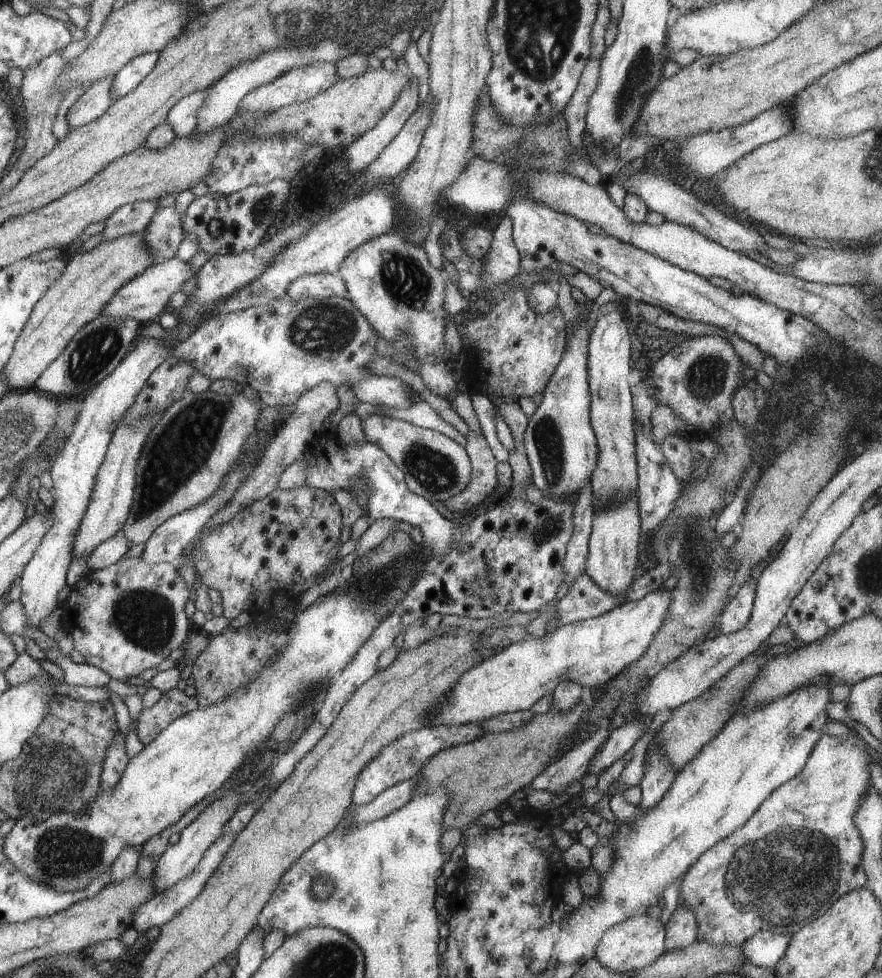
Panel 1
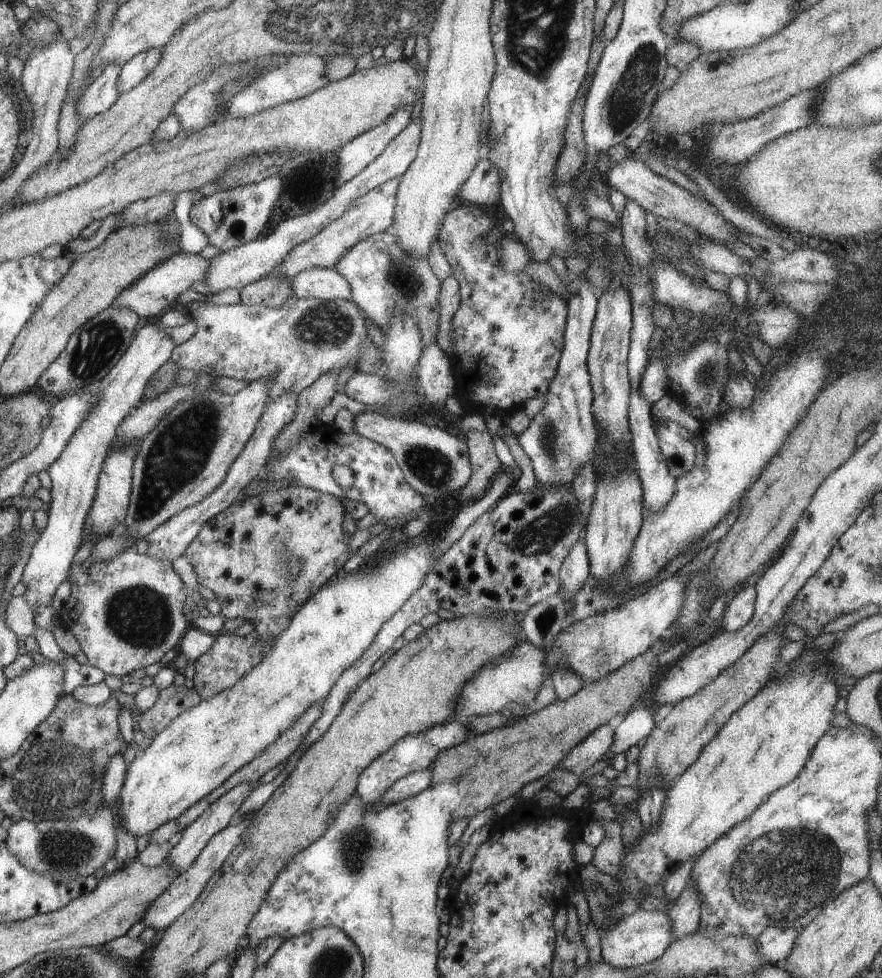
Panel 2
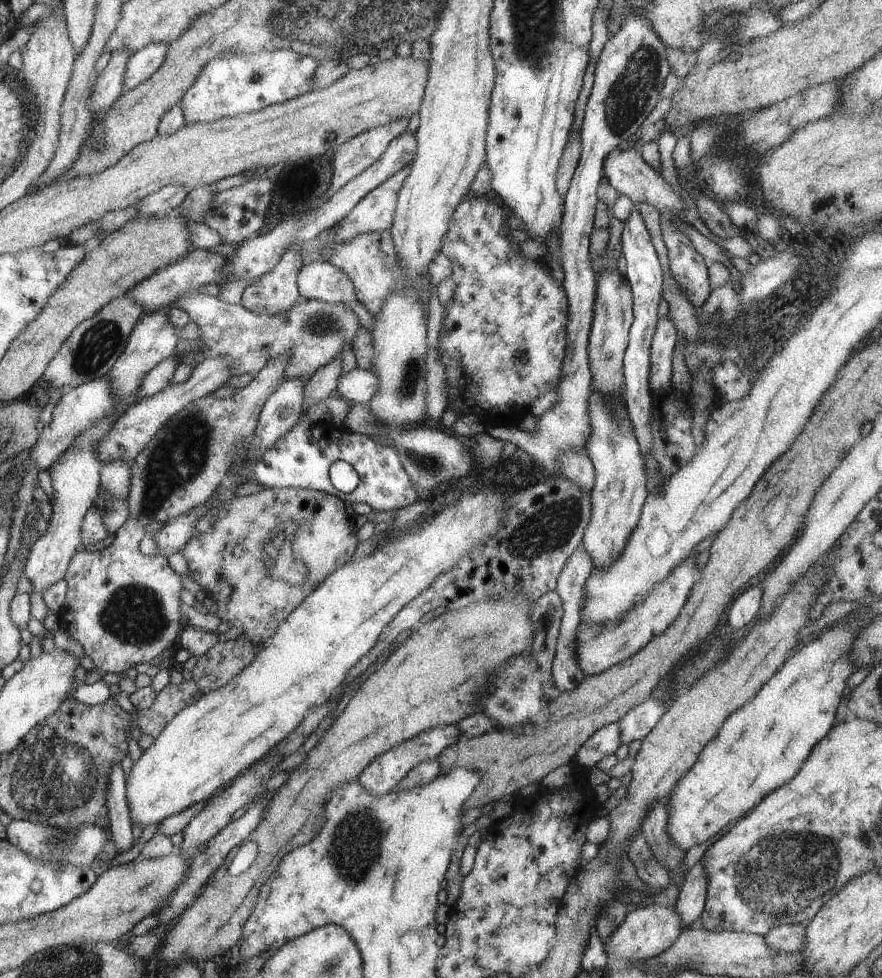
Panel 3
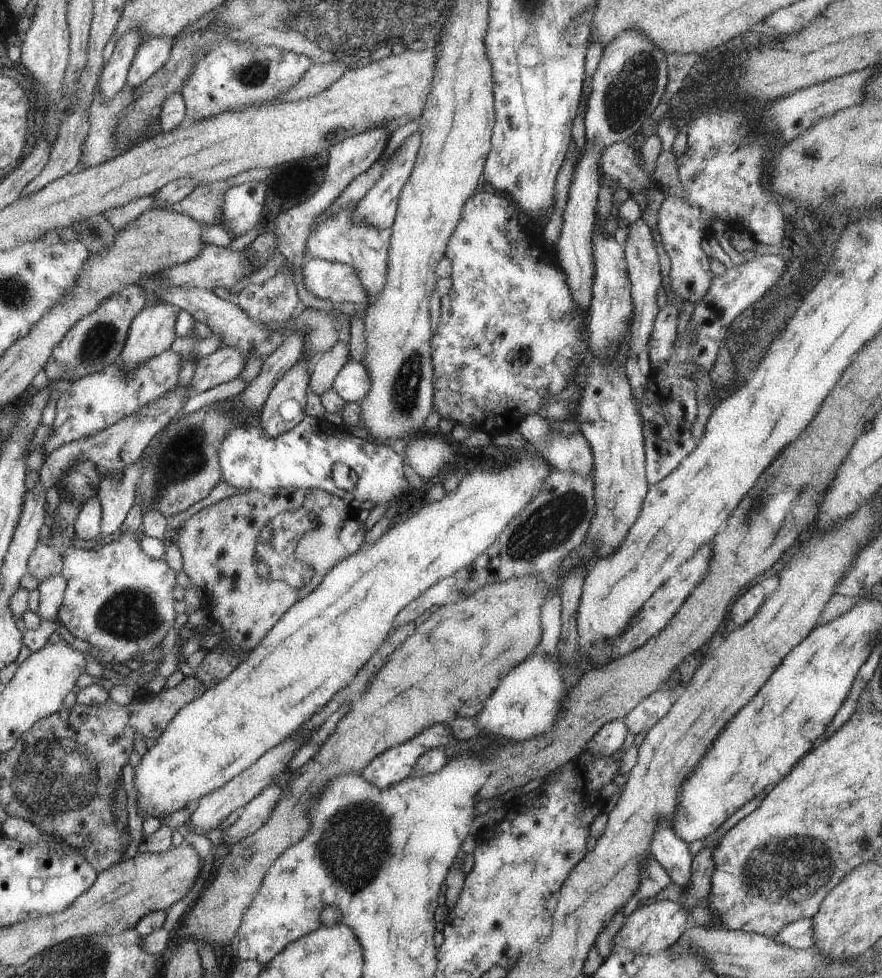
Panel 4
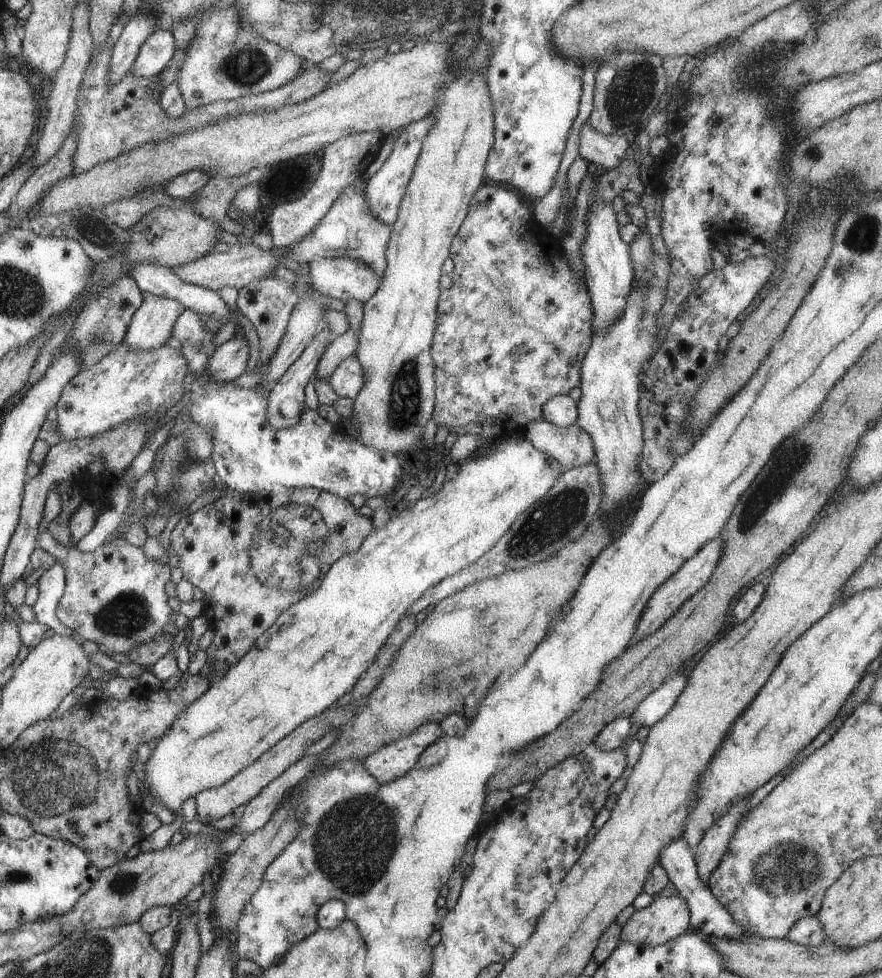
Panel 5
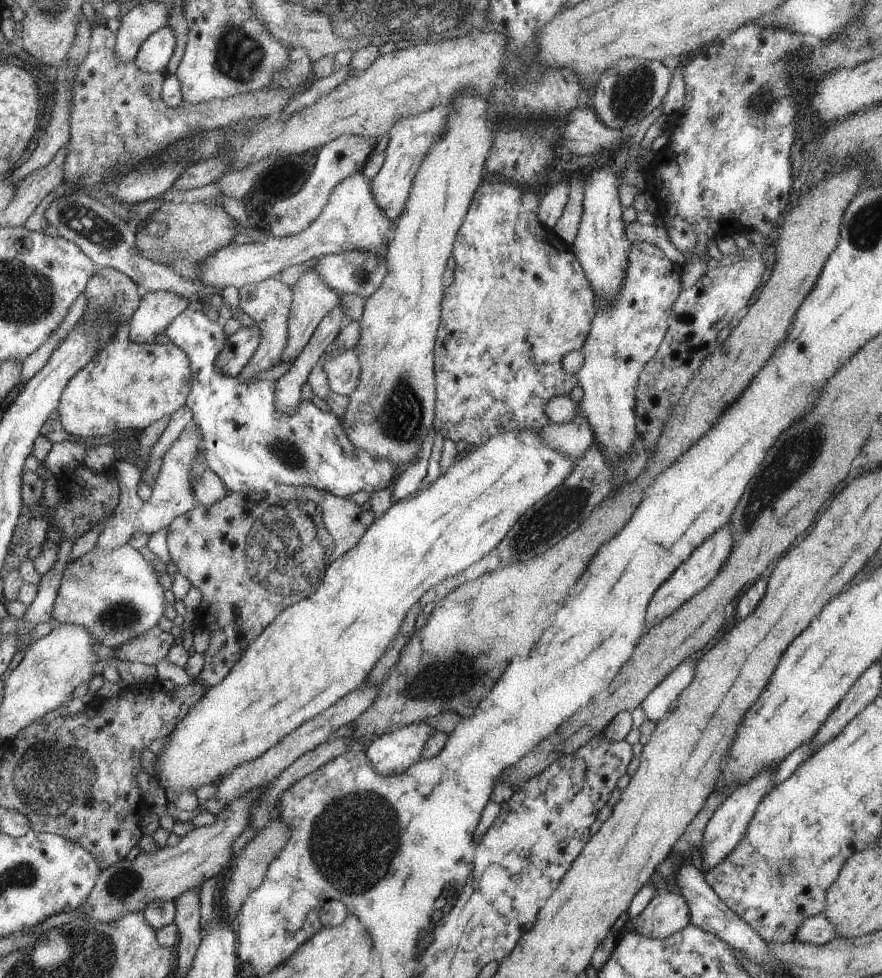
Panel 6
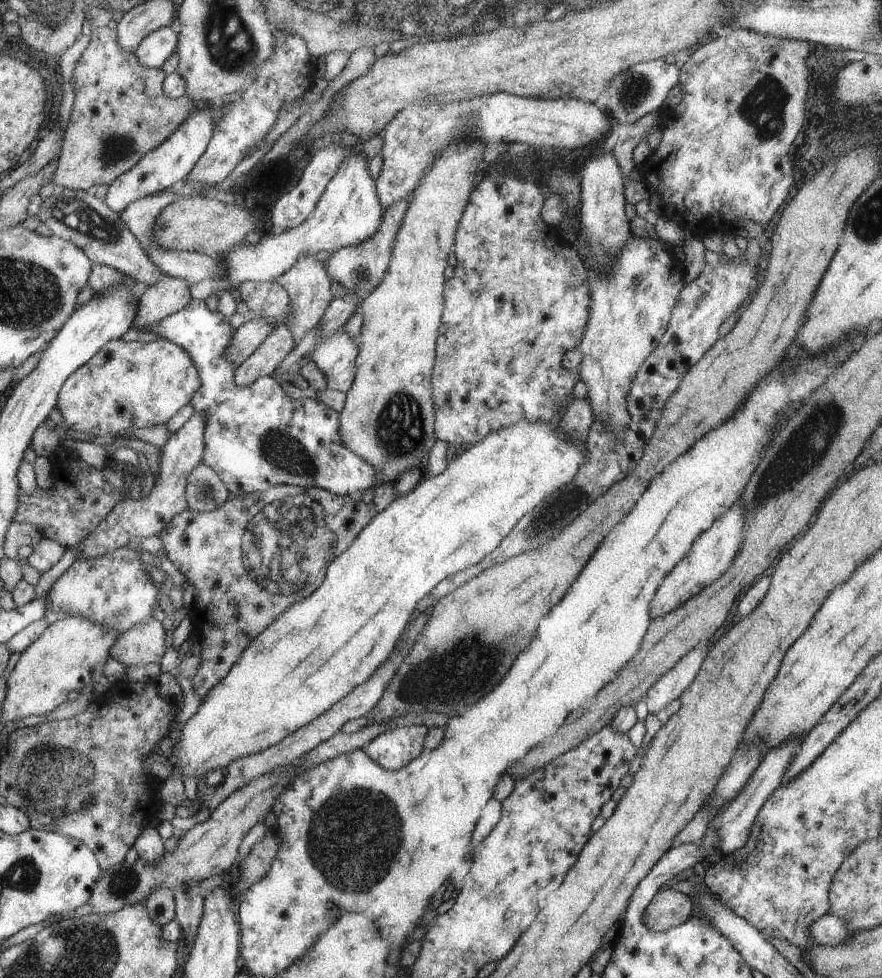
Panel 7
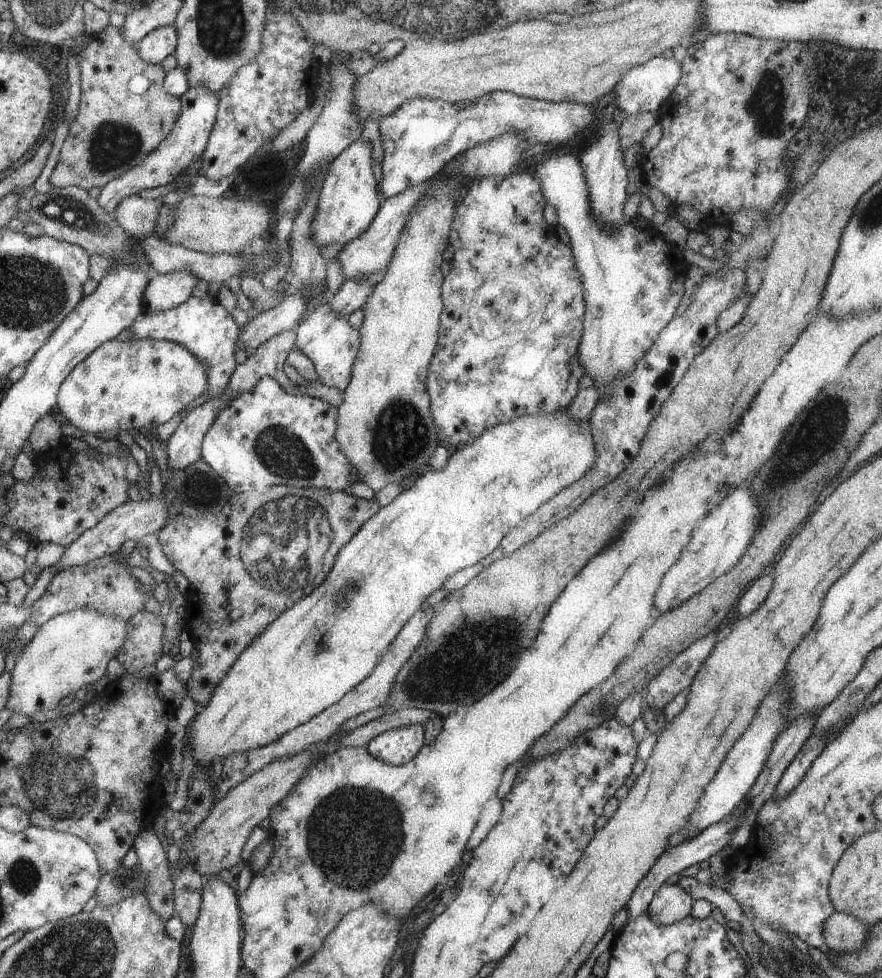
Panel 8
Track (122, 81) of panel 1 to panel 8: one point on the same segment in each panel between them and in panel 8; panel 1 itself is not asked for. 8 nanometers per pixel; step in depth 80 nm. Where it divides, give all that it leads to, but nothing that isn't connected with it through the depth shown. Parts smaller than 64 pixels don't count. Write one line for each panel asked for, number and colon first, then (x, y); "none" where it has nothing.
2: (131, 74)
3: (141, 65)
4: (151, 55)
5: (158, 49)
6: (153, 55)
7: (156, 48)
8: (154, 47)

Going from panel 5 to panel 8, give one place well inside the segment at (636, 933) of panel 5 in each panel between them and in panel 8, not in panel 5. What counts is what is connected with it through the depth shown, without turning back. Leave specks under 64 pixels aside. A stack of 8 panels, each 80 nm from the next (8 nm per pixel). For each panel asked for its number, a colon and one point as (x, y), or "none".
6: (667, 913)
7: (668, 908)
8: (669, 904)

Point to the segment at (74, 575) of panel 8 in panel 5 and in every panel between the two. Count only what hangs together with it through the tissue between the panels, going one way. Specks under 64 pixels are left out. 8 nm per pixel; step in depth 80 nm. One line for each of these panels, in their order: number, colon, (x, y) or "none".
5: (116, 597)
6: (115, 595)
7: (114, 590)

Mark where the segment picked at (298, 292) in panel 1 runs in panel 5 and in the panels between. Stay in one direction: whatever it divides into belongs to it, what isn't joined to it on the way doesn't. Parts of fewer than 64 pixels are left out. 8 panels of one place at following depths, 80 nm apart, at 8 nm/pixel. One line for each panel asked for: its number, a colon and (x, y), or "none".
2: (328, 284)
3: (323, 281)
4: (336, 282)
5: (341, 278)

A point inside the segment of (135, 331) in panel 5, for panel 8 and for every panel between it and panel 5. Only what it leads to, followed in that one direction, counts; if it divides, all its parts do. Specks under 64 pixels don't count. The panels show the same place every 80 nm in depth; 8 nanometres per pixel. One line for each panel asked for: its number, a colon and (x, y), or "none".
6: (157, 310)
7: (169, 295)
8: (166, 291)

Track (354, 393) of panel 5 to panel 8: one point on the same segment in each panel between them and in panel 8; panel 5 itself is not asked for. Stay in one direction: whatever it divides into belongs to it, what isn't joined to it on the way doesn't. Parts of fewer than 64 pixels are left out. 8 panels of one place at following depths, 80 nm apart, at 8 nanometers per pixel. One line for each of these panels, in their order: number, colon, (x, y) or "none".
6: (343, 368)
7: (336, 355)
8: (331, 342)

